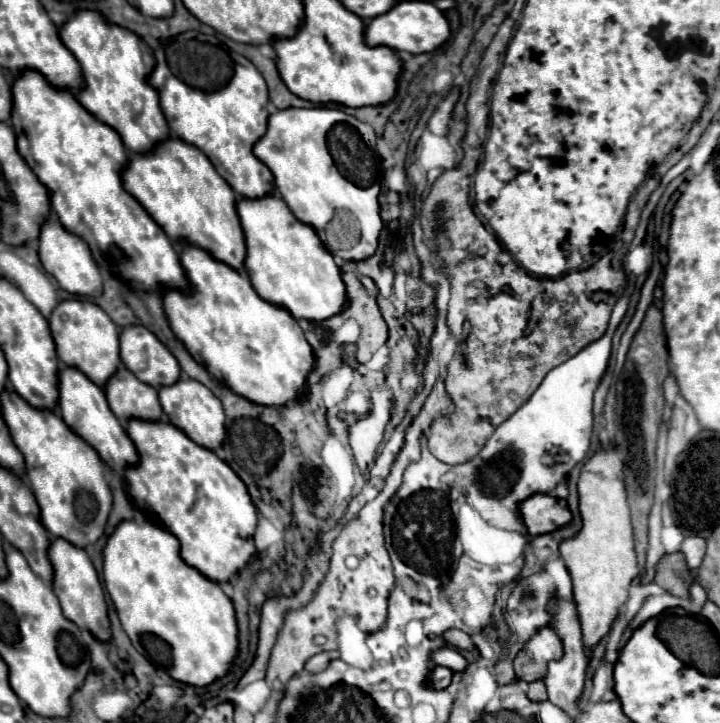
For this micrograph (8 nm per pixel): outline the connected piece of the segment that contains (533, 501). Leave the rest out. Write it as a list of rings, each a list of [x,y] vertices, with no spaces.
[[[535,494],[527,498],[521,504],[519,514],[531,536],[555,532],[559,528],[569,526],[573,520],[567,500],[553,498],[551,494]]]

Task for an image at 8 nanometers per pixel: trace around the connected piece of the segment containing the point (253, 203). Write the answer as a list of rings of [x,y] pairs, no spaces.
[[[277,196],[239,200],[237,212],[247,242],[247,262],[251,284],[269,304],[283,306],[295,320],[321,322],[347,306],[345,282],[333,254],[321,244],[315,230],[299,222],[287,204]]]

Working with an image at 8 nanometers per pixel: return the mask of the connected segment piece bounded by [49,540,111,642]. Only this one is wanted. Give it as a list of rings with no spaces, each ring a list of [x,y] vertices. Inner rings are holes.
[[[53,540],[51,548],[49,548],[49,558],[51,558],[53,568],[55,568],[55,576],[53,576],[51,586],[53,586],[53,592],[57,594],[59,602],[61,602],[65,616],[69,616],[69,620],[73,620],[79,628],[89,630],[97,640],[101,640],[101,642],[111,640],[105,594],[103,594],[97,570],[93,568],[85,550],[75,548],[67,540]]]

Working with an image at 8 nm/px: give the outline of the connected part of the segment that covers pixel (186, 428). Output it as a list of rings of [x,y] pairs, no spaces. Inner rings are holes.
[[[179,380],[173,386],[159,388],[159,402],[163,406],[163,412],[167,414],[169,422],[177,428],[181,428],[193,442],[207,450],[215,450],[225,440],[225,414],[221,408],[221,402],[217,396],[203,386],[197,380]]]

